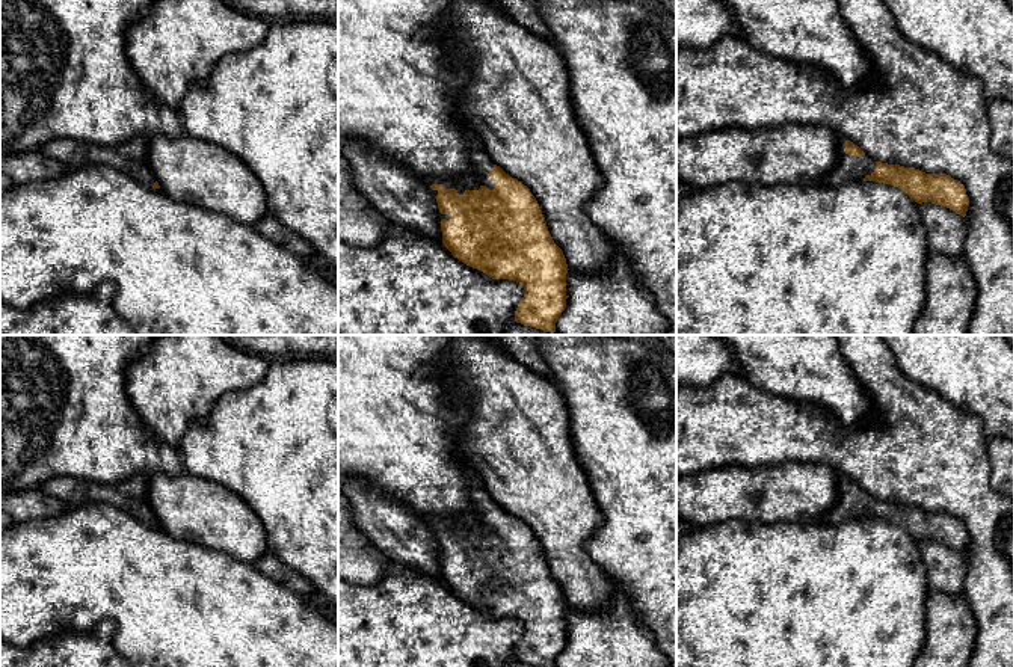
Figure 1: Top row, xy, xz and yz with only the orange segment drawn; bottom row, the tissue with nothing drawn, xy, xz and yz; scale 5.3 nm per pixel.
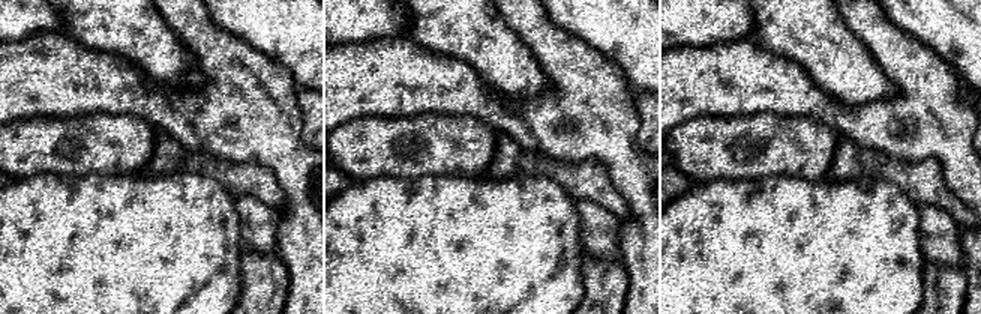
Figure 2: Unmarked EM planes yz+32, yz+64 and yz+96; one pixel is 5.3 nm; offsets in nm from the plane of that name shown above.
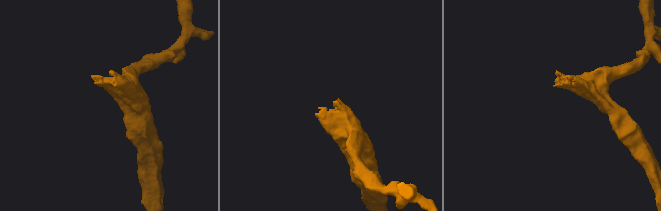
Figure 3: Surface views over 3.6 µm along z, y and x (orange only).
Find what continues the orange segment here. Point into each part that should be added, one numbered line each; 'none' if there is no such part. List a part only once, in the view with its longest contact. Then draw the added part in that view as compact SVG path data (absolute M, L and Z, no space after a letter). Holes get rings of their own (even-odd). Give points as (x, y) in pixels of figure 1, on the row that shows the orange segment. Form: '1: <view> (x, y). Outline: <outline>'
1: xz (480, 165). Outline: M459 124L463 142L466 146L470 169L462 178L454 180L438 180L438 178L423 178L426 186L430 189L433 184L444 184L447 189L456 189L459 195L463 195L465 190L479 190L482 186L486 186L489 190L494 189L494 180L488 174L494 168L494 161L486 152L482 140L477 134L463 124ZM438 190L430 192L436 196Z

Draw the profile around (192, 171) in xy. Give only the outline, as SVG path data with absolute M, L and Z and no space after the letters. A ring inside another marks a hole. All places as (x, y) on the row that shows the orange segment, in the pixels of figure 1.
M189 134L148 139L146 158L160 190L180 202L255 225L267 211L261 181L239 157Z

